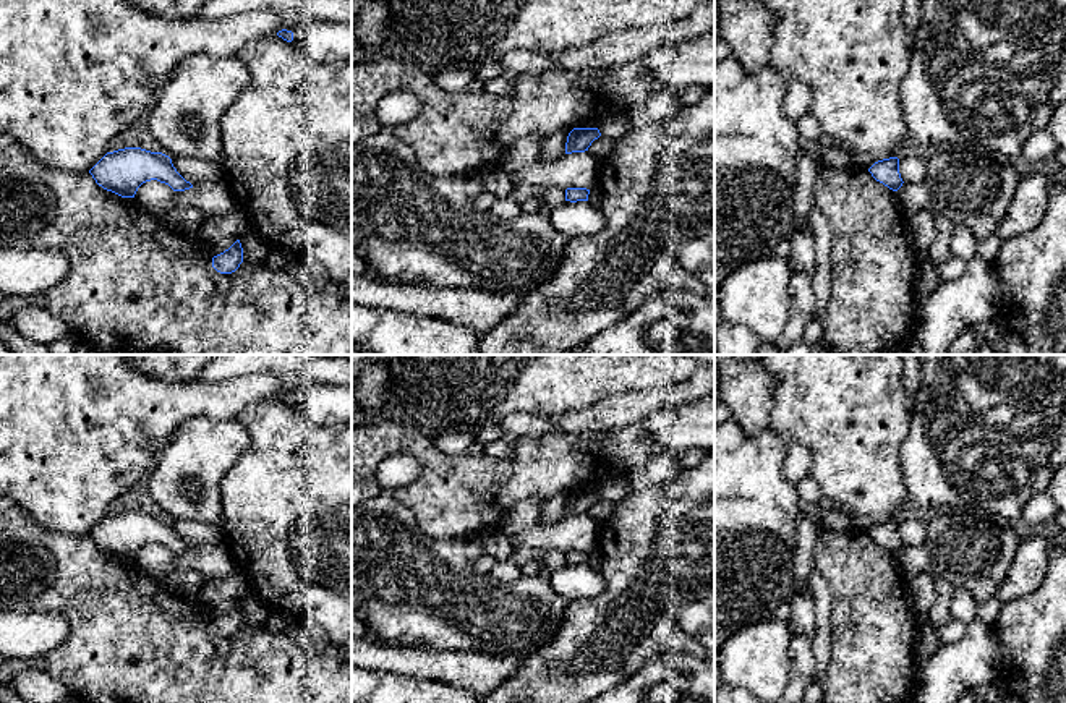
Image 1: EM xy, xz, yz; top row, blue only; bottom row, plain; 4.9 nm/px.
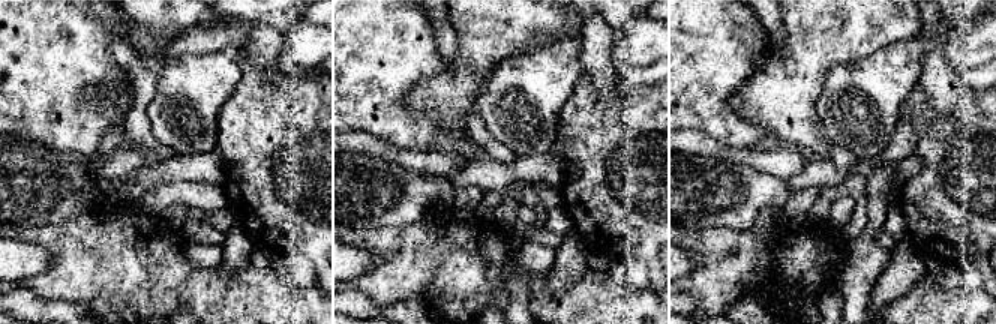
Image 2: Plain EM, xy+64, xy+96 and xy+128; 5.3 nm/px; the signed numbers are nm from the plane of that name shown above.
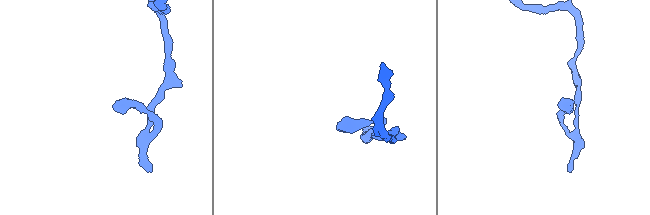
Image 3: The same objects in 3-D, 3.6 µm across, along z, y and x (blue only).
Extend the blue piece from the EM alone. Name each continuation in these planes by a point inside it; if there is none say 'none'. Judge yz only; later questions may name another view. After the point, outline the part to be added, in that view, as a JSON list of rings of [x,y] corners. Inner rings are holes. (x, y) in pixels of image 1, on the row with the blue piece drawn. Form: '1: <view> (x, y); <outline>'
none

